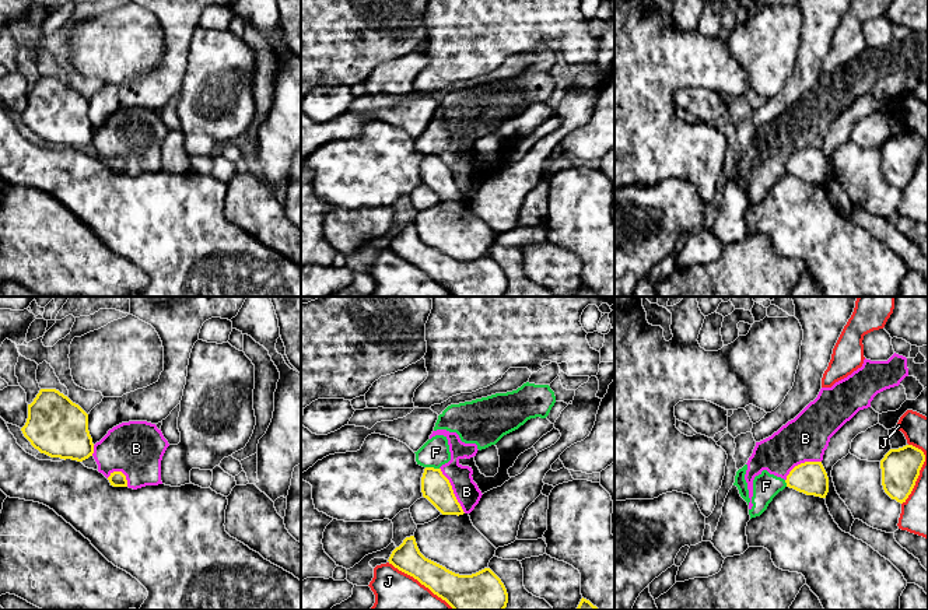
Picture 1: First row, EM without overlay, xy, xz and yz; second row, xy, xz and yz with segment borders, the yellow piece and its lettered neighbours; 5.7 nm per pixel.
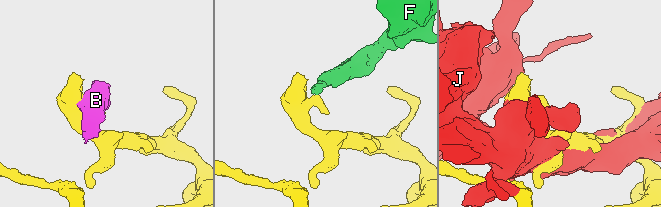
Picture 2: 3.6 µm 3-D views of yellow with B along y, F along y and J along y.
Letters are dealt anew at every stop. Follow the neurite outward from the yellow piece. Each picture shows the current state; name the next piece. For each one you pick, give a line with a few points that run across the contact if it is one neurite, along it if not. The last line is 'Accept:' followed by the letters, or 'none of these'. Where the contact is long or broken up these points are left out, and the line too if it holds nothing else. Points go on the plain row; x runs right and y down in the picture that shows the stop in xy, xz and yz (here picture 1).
Accept: none of these

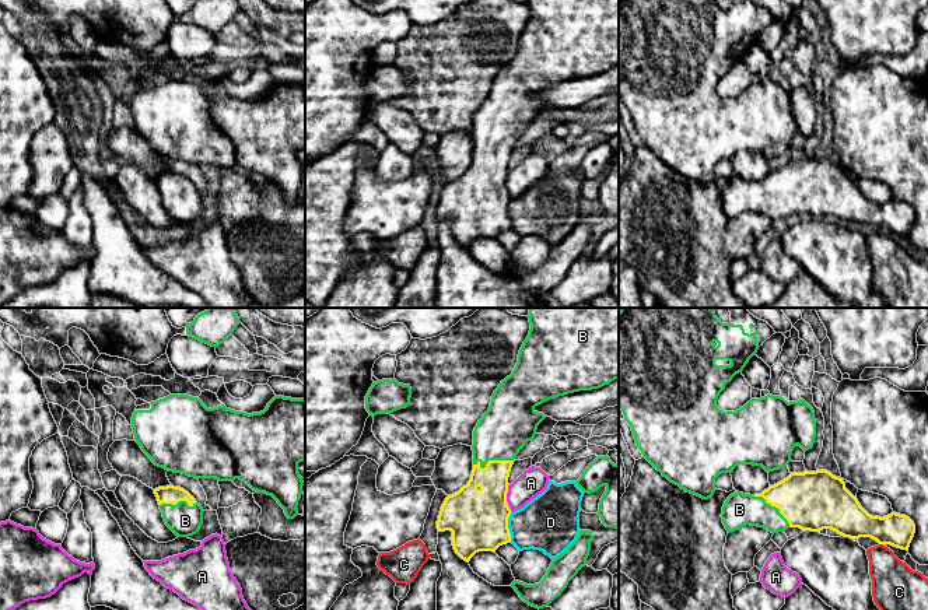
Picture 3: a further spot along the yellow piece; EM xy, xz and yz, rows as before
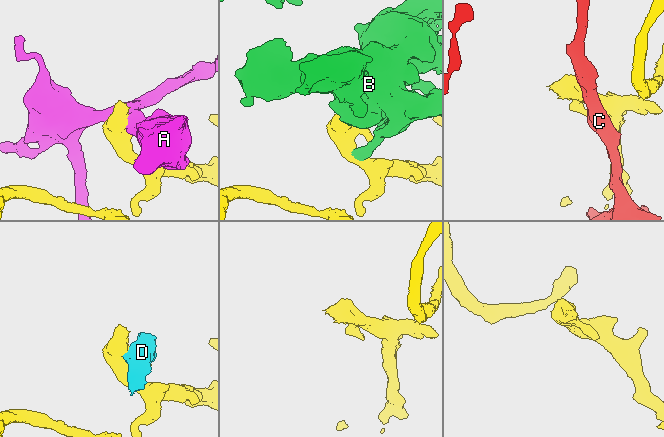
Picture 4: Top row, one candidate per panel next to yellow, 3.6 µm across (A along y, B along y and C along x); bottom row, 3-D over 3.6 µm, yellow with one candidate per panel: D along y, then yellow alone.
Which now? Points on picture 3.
Accept: B

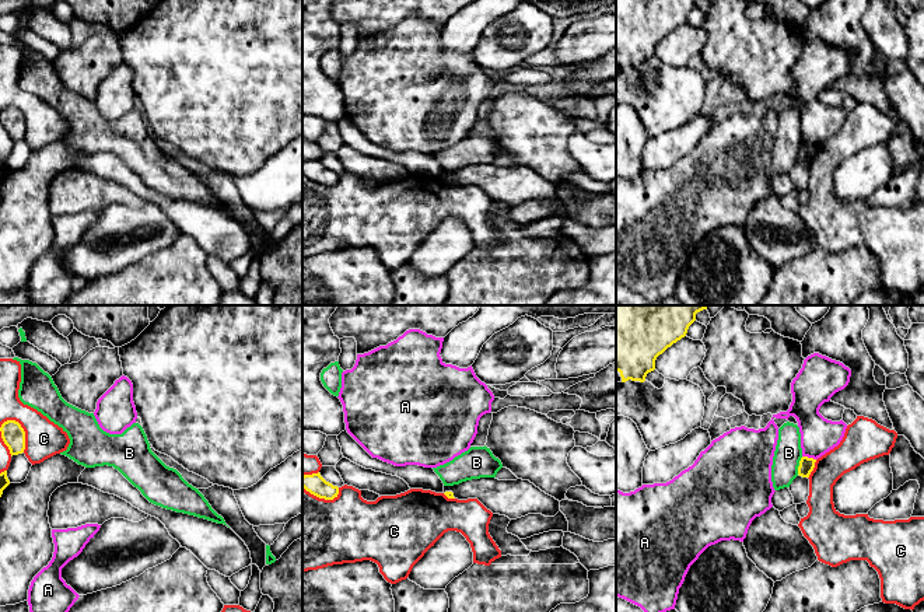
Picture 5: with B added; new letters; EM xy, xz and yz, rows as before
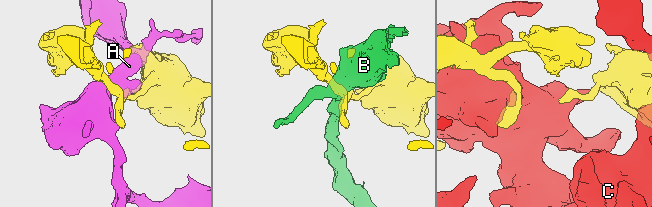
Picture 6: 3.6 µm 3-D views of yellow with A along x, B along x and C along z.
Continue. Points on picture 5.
Accept: none of these

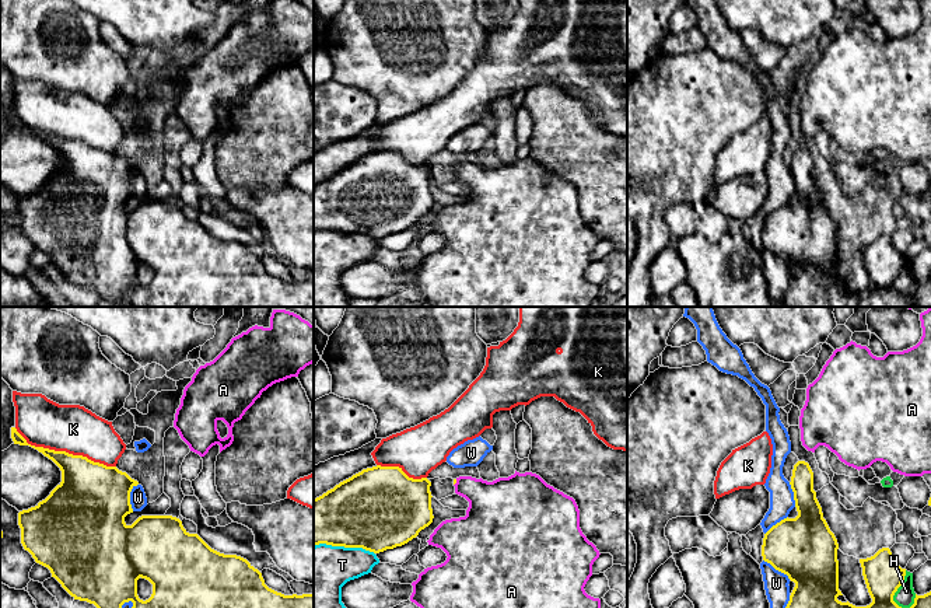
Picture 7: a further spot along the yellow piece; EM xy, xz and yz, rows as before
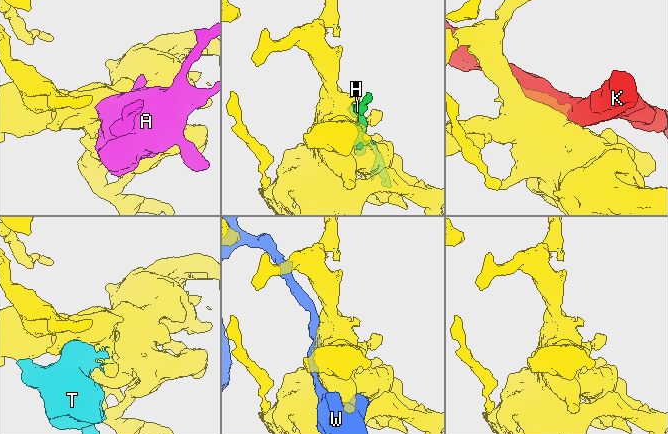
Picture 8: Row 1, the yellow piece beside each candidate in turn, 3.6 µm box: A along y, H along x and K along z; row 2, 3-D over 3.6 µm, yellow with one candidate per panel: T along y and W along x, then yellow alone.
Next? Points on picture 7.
Accept: A, T

